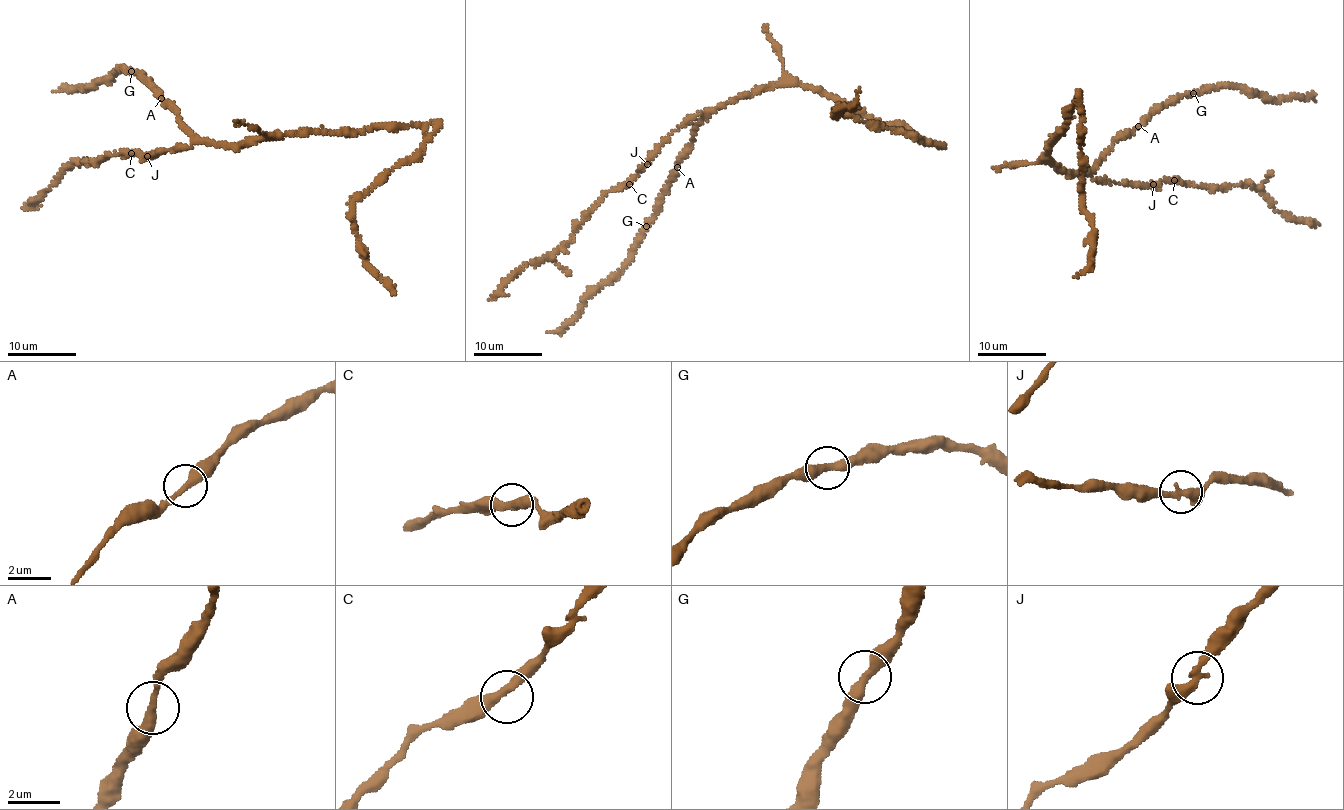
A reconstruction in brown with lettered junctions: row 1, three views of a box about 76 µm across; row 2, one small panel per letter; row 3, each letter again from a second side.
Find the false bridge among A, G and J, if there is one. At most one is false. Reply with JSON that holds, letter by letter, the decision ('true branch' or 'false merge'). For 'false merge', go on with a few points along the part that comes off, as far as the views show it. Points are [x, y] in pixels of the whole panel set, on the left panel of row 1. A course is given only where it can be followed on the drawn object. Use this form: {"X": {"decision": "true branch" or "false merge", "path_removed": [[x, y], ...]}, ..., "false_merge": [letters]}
{"A": {"decision": "true branch"}, "G": {"decision": "true branch"}, "J": {"decision": "true branch"}, "false_merge": []}

